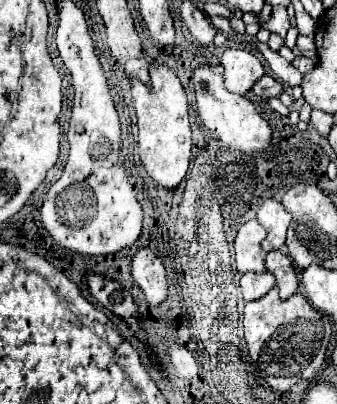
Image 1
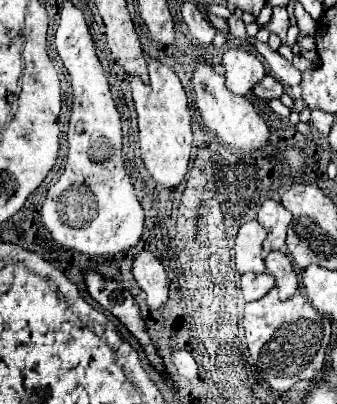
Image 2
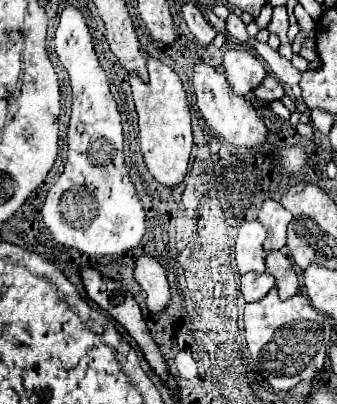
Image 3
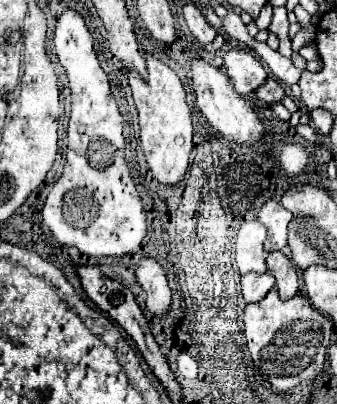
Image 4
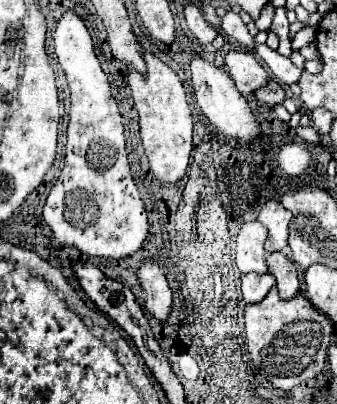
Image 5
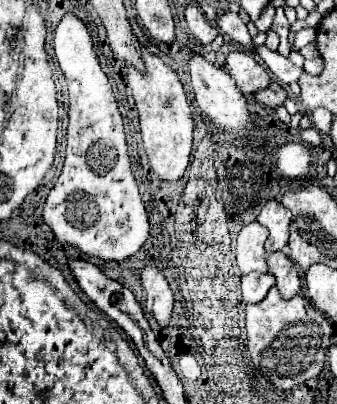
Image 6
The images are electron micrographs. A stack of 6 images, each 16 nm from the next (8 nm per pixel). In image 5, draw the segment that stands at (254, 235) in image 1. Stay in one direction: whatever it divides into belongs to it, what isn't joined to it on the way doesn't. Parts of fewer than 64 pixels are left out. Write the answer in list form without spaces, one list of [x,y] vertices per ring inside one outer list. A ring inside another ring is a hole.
[[[254,220],[246,222],[236,238],[236,266],[242,274],[266,272],[266,252],[264,252],[266,228]]]

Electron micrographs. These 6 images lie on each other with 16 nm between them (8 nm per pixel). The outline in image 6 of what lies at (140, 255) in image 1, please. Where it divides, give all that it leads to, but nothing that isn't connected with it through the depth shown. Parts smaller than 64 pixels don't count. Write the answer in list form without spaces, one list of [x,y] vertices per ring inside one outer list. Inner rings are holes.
[[[146,262],[144,268],[140,268],[140,282],[146,290],[146,310],[158,320],[160,328],[166,328],[172,314],[174,296],[164,274],[156,264]]]

